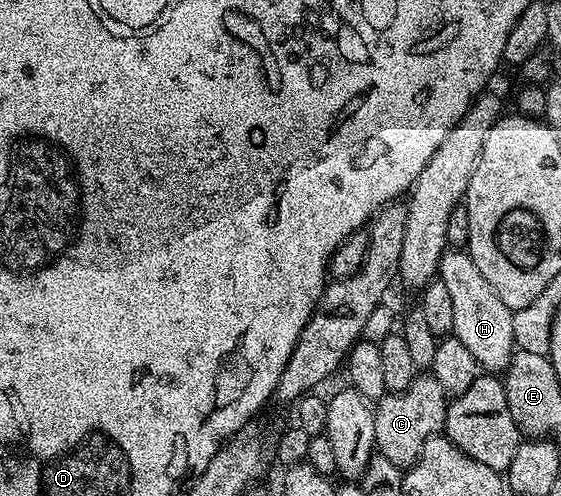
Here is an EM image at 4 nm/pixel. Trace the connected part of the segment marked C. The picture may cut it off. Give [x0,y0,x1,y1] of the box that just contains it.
[373,375,448,467]

